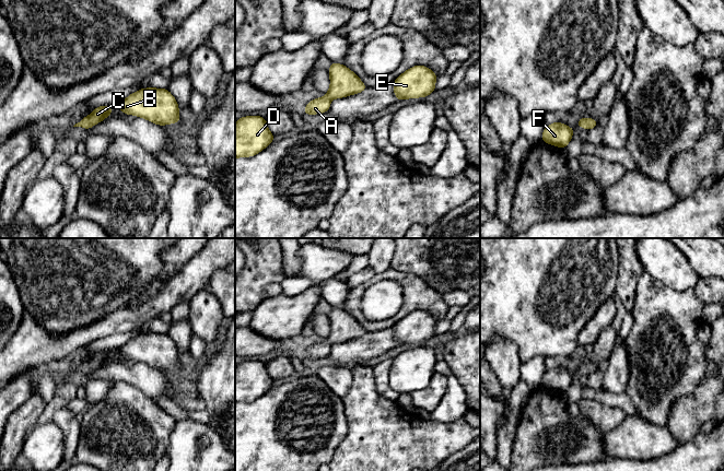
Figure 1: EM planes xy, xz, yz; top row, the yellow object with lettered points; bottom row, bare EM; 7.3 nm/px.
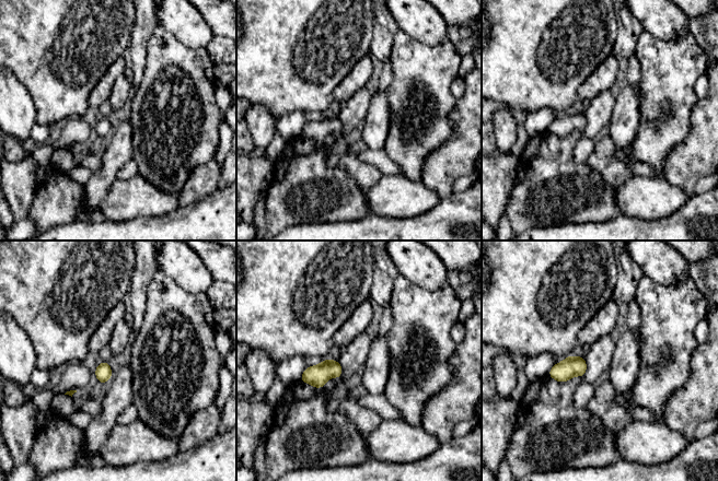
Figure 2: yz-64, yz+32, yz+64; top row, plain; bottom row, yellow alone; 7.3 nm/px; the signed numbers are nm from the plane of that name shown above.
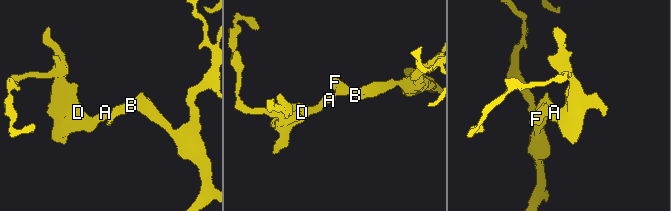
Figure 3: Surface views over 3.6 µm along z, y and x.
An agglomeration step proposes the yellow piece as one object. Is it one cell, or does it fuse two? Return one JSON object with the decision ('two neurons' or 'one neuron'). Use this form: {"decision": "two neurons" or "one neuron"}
{"decision": "one neuron"}

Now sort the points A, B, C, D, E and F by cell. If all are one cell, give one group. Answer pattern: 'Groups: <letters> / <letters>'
Groups: A B C D E F

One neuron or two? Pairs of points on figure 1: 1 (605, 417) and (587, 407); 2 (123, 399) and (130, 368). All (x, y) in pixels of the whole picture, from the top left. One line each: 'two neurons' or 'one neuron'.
1: one neuron
2: two neurons

